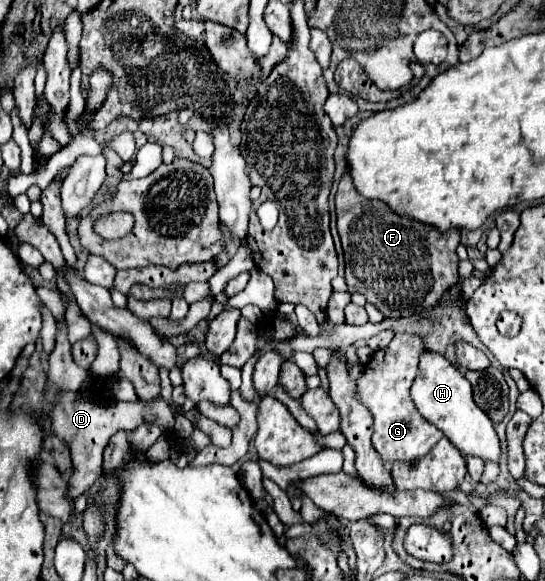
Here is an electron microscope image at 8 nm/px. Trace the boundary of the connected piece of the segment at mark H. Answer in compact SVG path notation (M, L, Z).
M427 351L423 355L419 363L417 379L411 387L411 397L419 413L435 427L439 427L463 455L479 457L485 463L499 463L501 443L491 419L475 405L471 385L465 379L465 375L455 365L451 365L445 357L433 351Z

